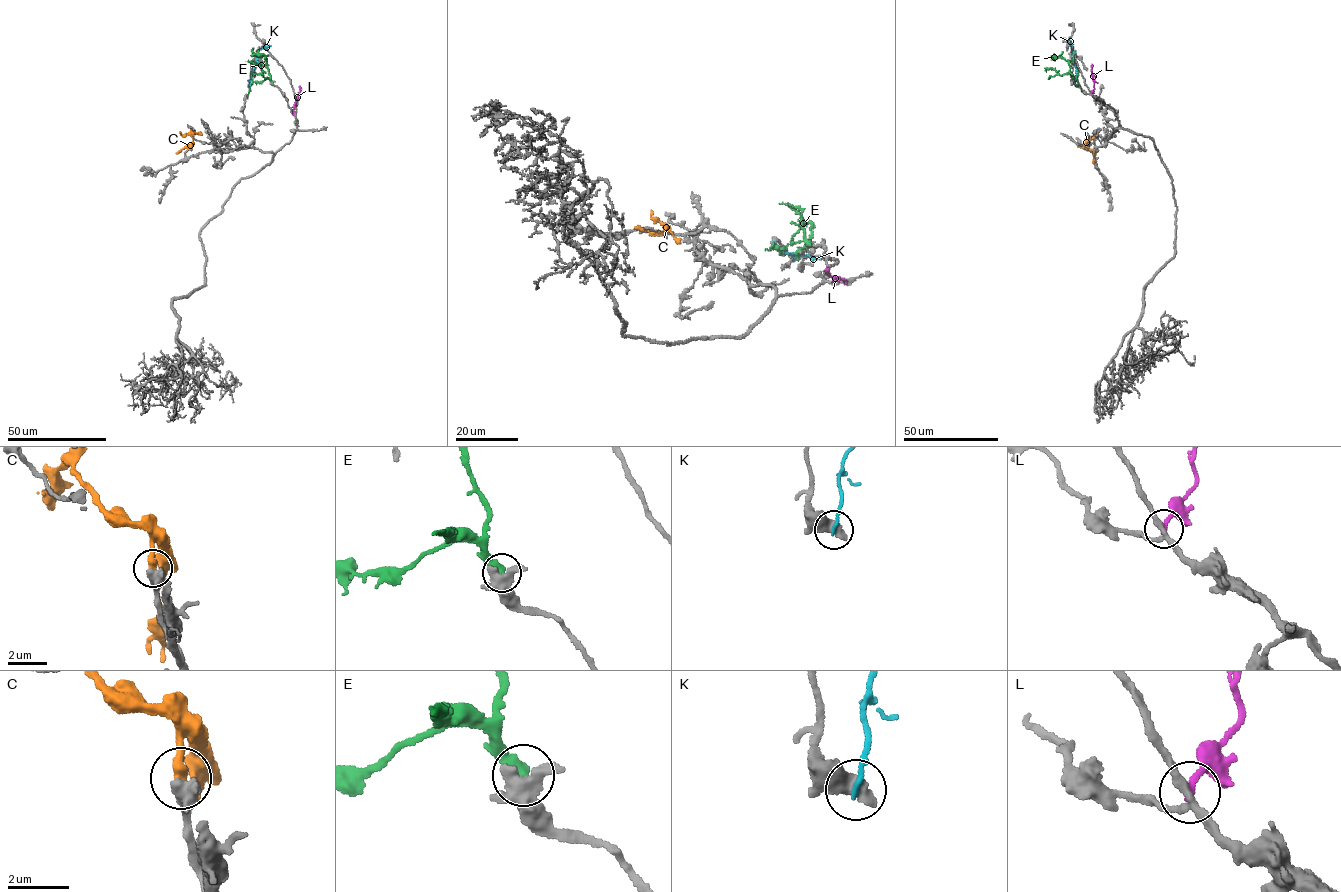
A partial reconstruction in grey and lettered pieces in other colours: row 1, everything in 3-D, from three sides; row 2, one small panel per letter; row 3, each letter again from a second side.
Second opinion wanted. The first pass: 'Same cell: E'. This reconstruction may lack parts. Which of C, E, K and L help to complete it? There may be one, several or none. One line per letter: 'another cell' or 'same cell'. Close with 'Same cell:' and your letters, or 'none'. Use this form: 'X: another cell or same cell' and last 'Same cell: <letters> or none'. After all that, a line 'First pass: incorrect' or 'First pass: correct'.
C: same cell
E: another cell
K: another cell
L: another cell
Same cell: C
First pass: incorrect

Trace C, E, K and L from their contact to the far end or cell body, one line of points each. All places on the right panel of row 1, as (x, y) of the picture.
C: (1093, 154), (1084, 144), (1077, 146)
E: (1071, 74), (1067, 60), (1052, 56), (1057, 56), (1062, 51)
K: (1074, 83), (1076, 73), (1070, 42), (1073, 44)
L: (1091, 93), (1094, 82), (1092, 64)

